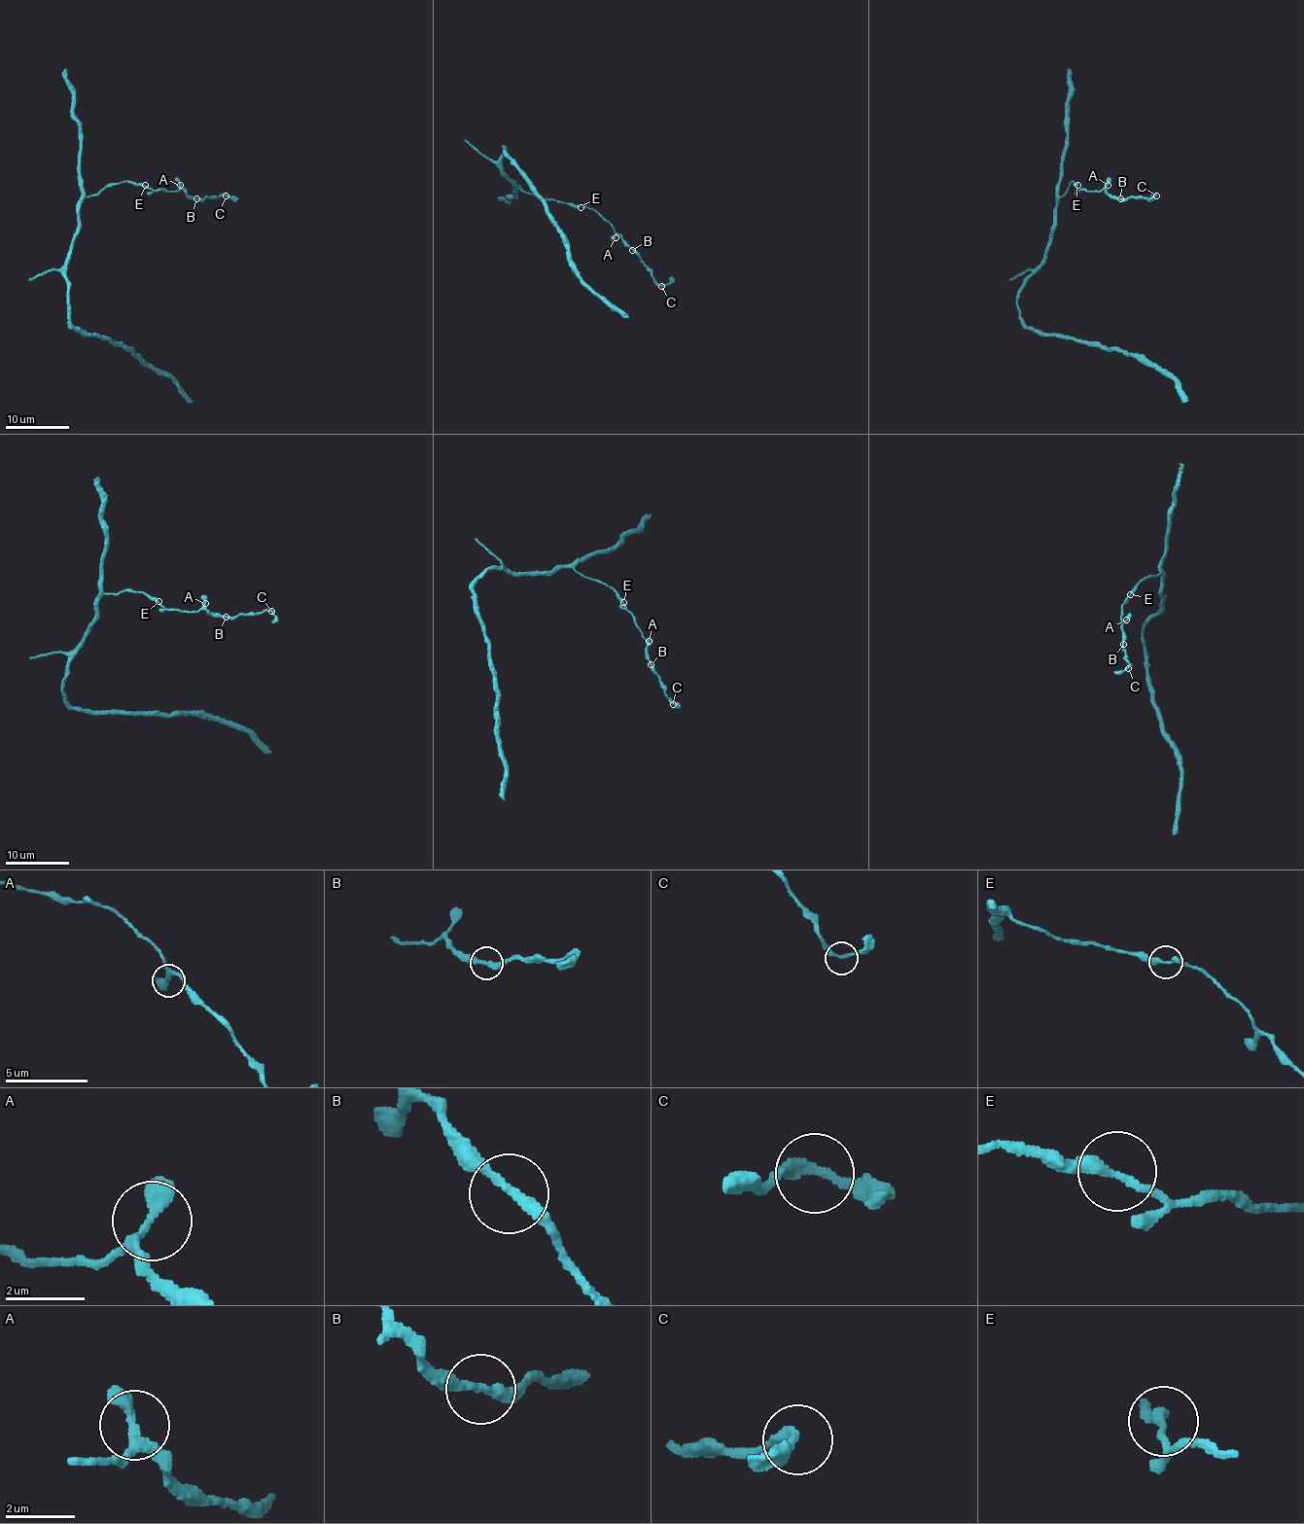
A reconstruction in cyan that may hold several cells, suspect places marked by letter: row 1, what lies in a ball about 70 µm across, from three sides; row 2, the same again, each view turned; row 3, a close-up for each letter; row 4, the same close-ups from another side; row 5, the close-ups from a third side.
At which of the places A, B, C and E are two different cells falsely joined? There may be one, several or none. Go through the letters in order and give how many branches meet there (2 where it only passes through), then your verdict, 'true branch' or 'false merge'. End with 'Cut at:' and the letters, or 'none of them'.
A: 3 branches meet; true branch
B: 2 branches meet; true branch
C: 2 branches meet; true branch
E: 2 branches meet; true branch
Cut at: none of them

